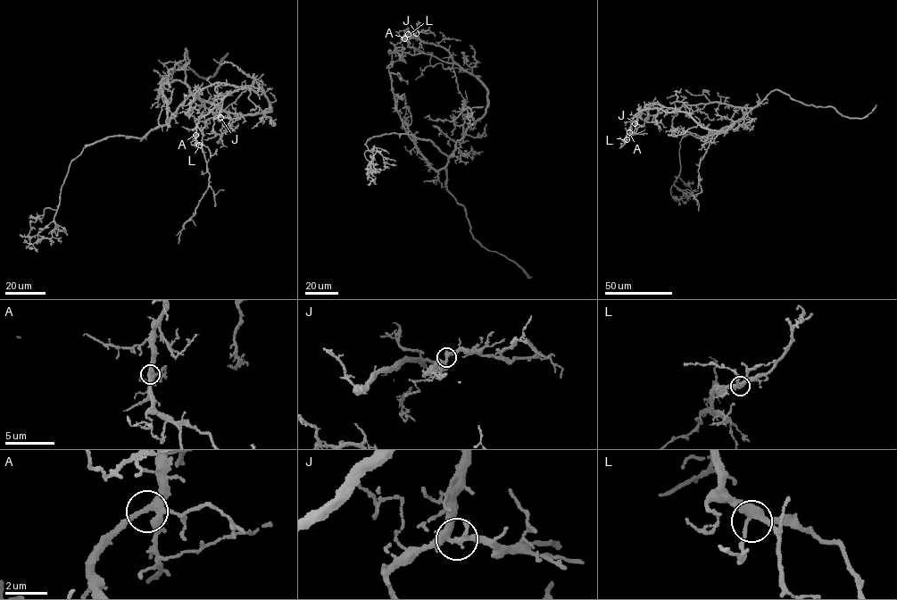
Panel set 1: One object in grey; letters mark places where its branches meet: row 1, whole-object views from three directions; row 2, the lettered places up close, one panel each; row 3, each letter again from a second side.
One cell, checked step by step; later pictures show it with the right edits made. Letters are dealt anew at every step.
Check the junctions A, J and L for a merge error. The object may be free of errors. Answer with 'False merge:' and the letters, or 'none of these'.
False merge: none of these

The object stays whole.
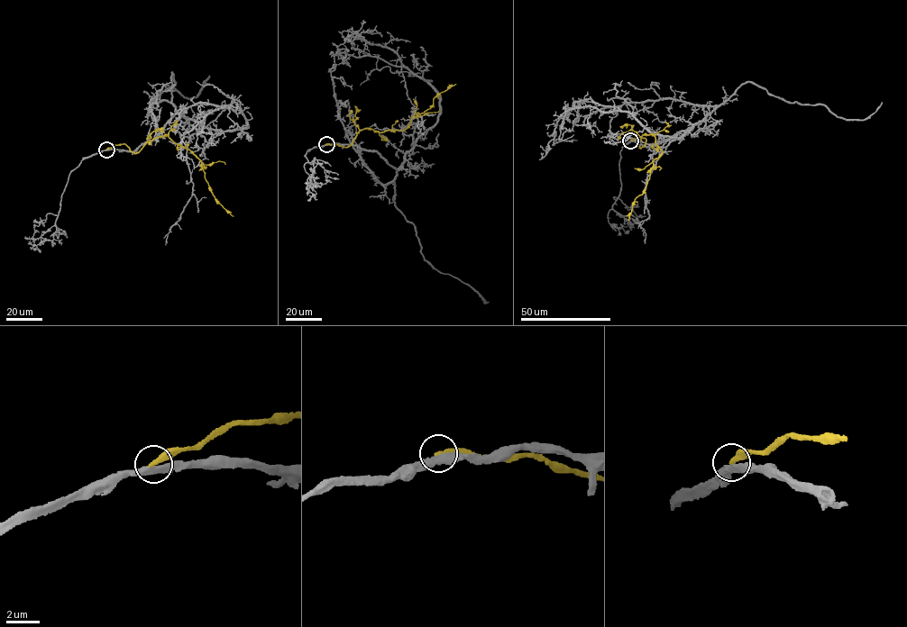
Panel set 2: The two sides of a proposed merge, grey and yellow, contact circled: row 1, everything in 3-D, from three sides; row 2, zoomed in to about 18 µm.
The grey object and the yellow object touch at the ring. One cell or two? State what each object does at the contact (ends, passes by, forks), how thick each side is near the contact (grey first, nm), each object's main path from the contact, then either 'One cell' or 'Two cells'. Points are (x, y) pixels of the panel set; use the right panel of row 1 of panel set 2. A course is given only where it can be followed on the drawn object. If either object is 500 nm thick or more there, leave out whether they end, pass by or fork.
At the ring grey passes by. At the ring yellow ends. Thickness 400 nm (grey) against 300 nm. Course of grey: (630, 140), (651, 146), (704, 118), (680, 139), (655, 134), (628, 113), (577, 106), (562, 113), (541, 152). Course of yellow: (630, 140), (645, 138), (639, 148), (642, 135), (651, 134), (662, 150), (628, 220). Two cells

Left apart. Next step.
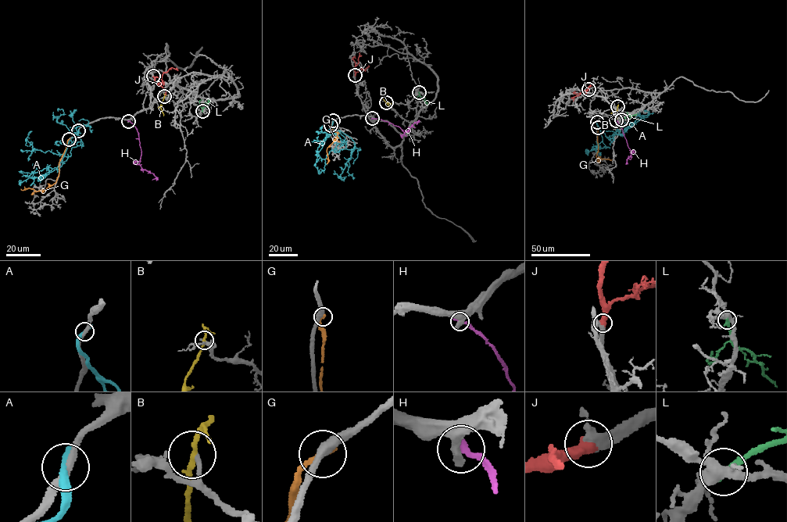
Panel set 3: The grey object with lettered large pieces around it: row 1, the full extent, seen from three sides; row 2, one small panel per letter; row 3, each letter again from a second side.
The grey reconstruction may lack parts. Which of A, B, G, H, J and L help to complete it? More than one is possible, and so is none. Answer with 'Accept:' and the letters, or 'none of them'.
Accept: J

